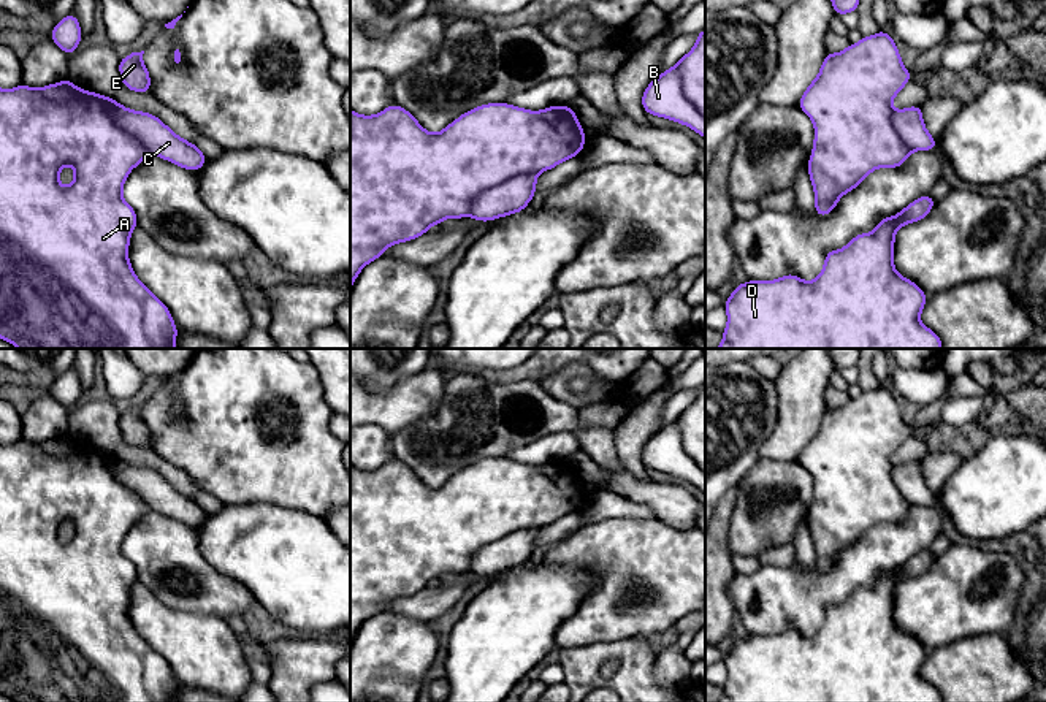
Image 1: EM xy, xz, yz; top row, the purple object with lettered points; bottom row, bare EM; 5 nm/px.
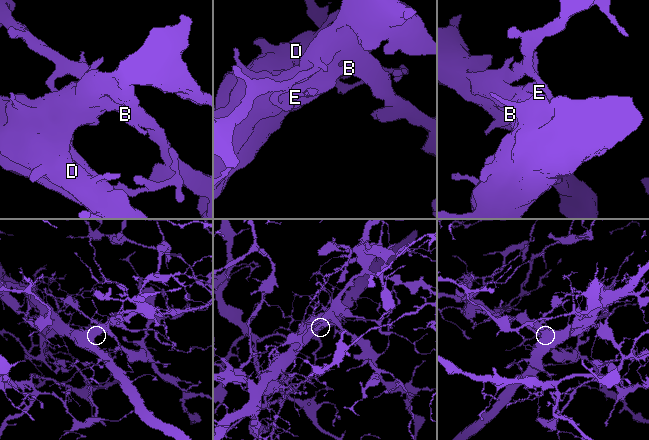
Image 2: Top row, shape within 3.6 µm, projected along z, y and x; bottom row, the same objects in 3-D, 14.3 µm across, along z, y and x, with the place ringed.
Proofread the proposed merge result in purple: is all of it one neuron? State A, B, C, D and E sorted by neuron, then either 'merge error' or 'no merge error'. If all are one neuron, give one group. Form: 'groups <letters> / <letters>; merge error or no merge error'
groups A B D E / C; merge error

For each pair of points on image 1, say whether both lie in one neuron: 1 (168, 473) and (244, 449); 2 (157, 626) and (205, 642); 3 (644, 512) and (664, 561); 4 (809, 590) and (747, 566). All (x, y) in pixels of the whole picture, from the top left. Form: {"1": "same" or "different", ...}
{"1": "different", "2": "same", "3": "different", "4": "different"}

